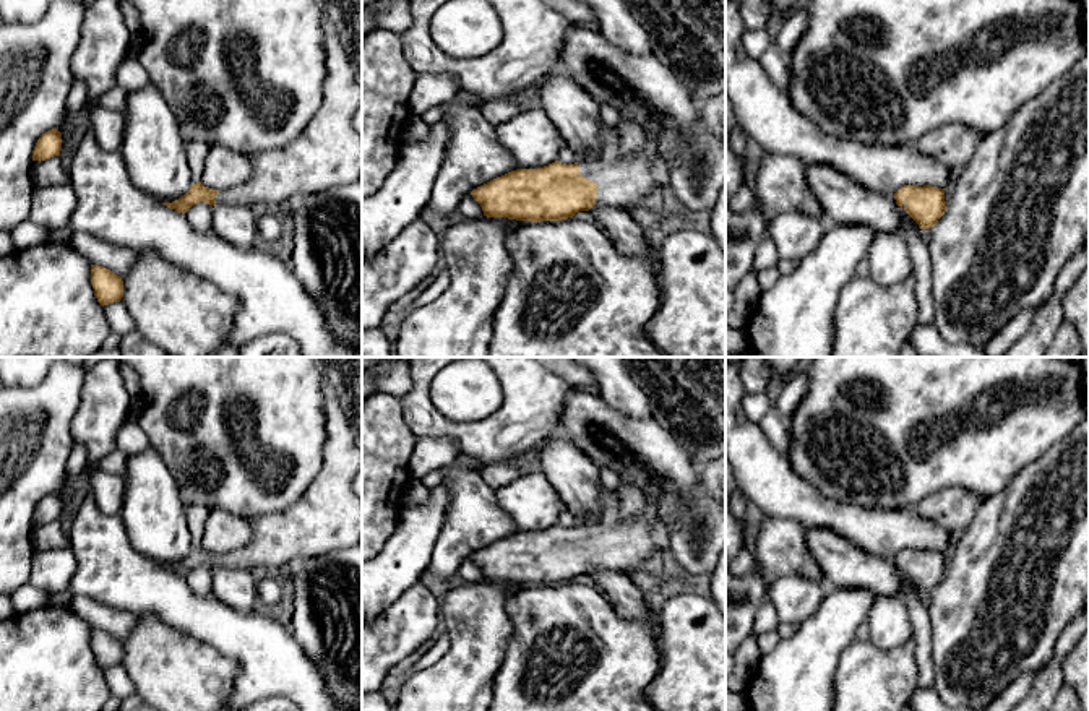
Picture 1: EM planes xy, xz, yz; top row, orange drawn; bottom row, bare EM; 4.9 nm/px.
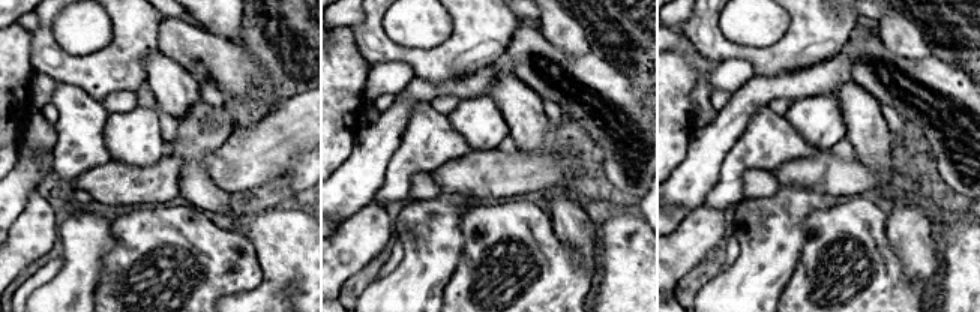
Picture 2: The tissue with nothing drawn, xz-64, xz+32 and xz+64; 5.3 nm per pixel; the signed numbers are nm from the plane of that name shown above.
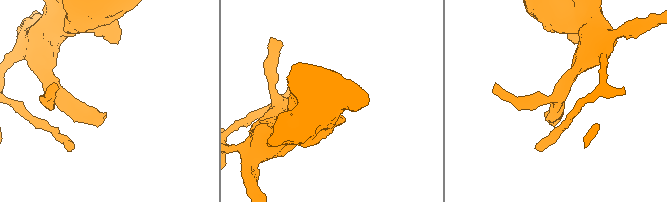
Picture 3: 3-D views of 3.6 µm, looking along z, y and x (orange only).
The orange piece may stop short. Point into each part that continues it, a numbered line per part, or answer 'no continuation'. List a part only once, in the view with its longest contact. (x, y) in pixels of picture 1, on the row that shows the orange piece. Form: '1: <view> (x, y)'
1: xz (625, 182)

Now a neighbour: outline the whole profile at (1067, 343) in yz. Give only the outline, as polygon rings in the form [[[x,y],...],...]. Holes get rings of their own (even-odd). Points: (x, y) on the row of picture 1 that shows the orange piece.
[[[1063,321],[1045,357],[1083,357],[1084,354],[1076,326]]]

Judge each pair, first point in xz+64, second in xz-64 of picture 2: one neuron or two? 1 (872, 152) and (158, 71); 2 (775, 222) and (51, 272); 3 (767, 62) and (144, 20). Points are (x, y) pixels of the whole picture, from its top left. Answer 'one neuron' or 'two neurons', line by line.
1: one neuron
2: two neurons
3: one neuron

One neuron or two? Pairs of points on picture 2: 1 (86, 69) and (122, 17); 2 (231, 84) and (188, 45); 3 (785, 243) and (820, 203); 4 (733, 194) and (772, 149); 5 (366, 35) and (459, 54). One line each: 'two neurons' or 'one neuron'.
1: one neuron
2: one neuron
3: one neuron
4: one neuron
5: one neuron

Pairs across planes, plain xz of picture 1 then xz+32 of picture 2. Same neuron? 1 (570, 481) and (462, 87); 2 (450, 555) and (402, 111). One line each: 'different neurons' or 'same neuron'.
1: different neurons
2: different neurons

